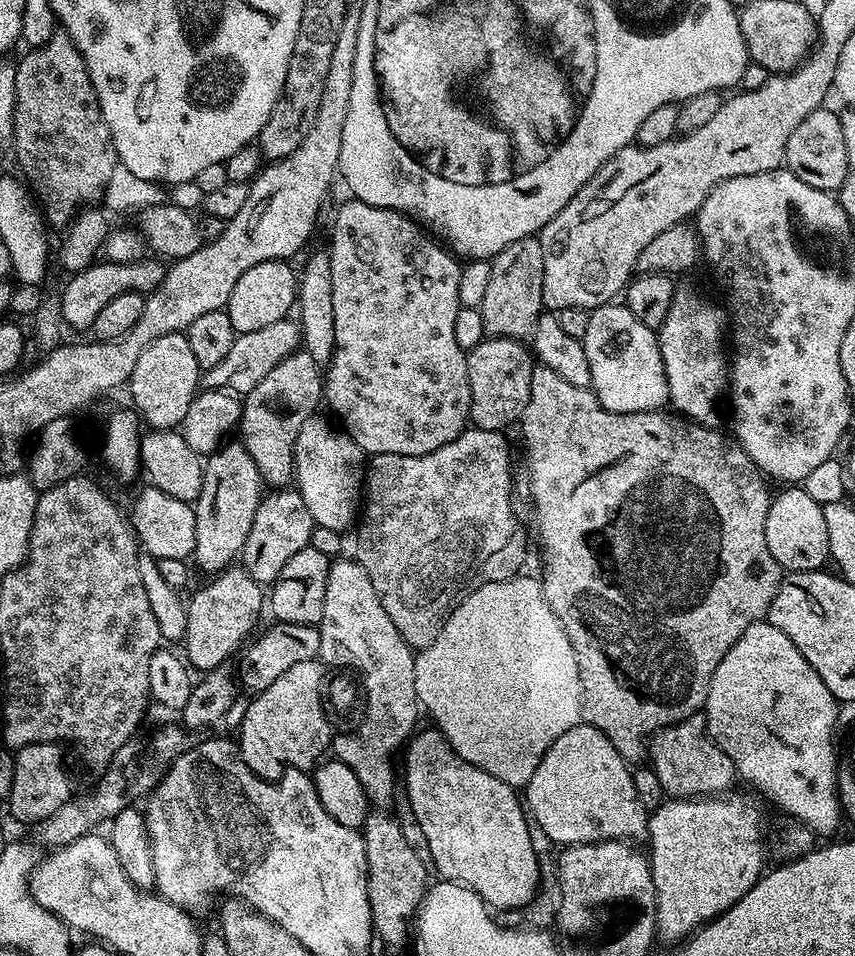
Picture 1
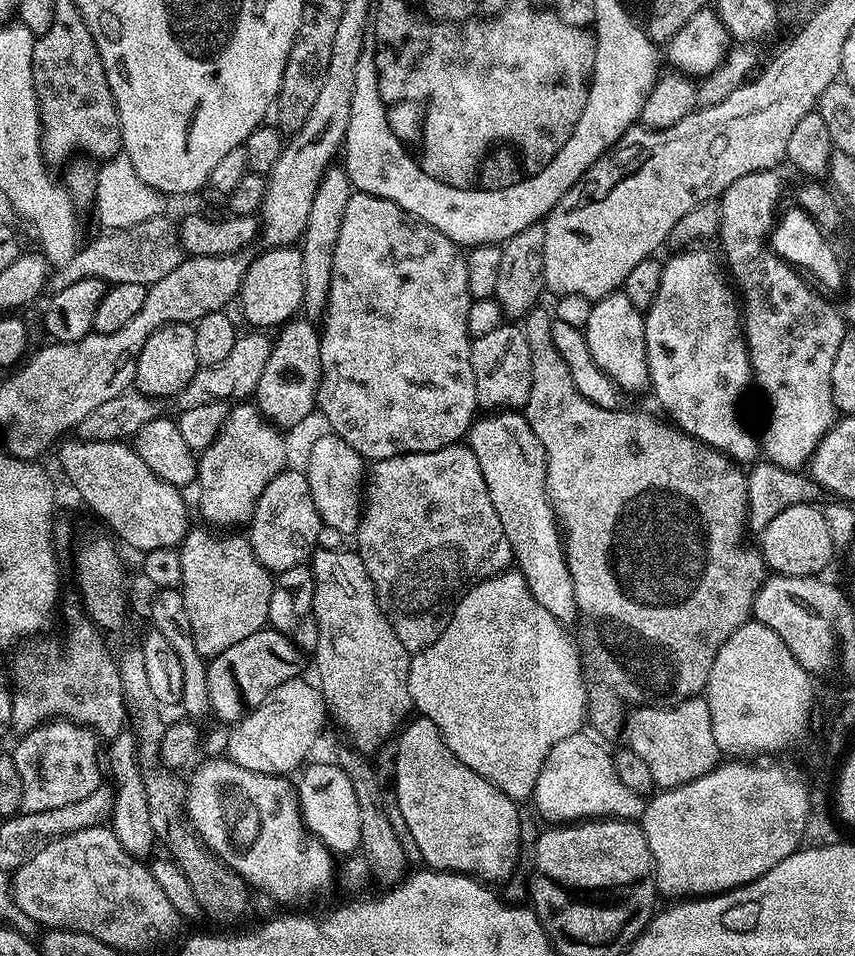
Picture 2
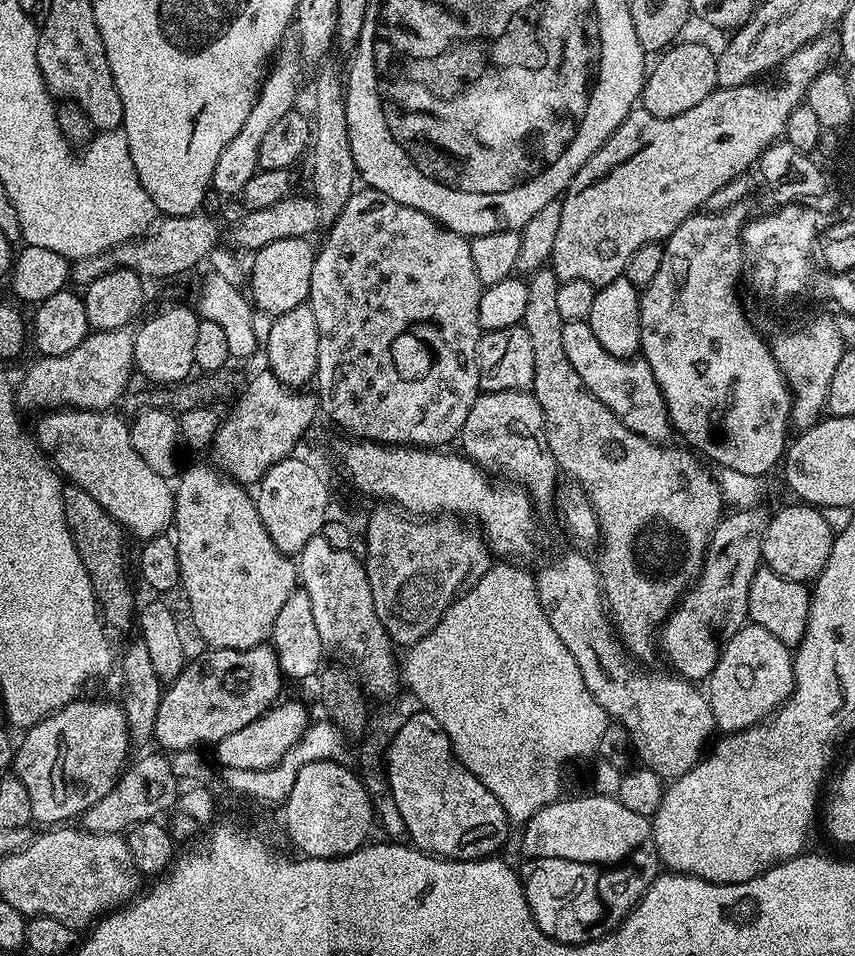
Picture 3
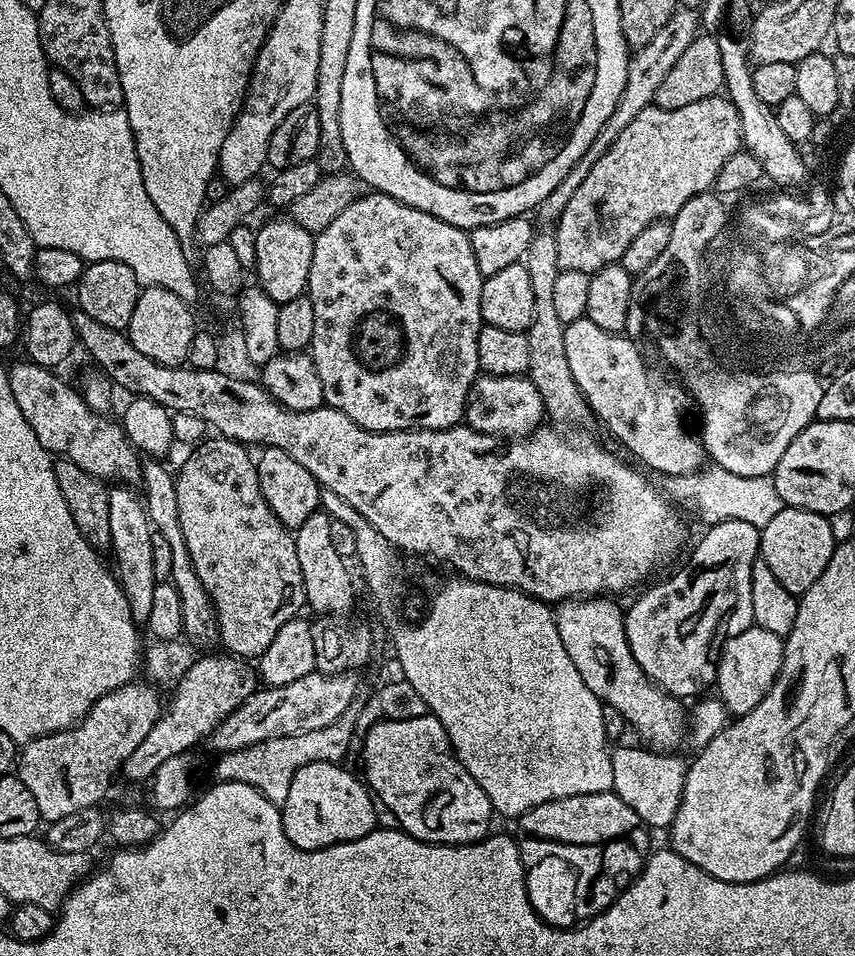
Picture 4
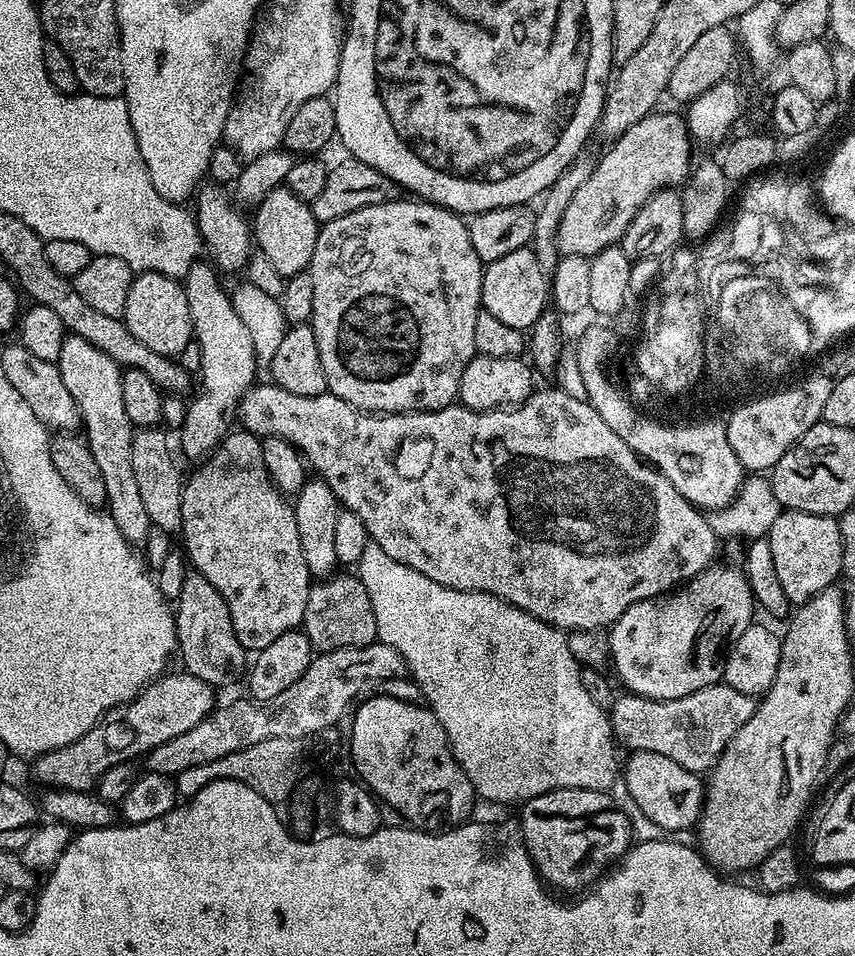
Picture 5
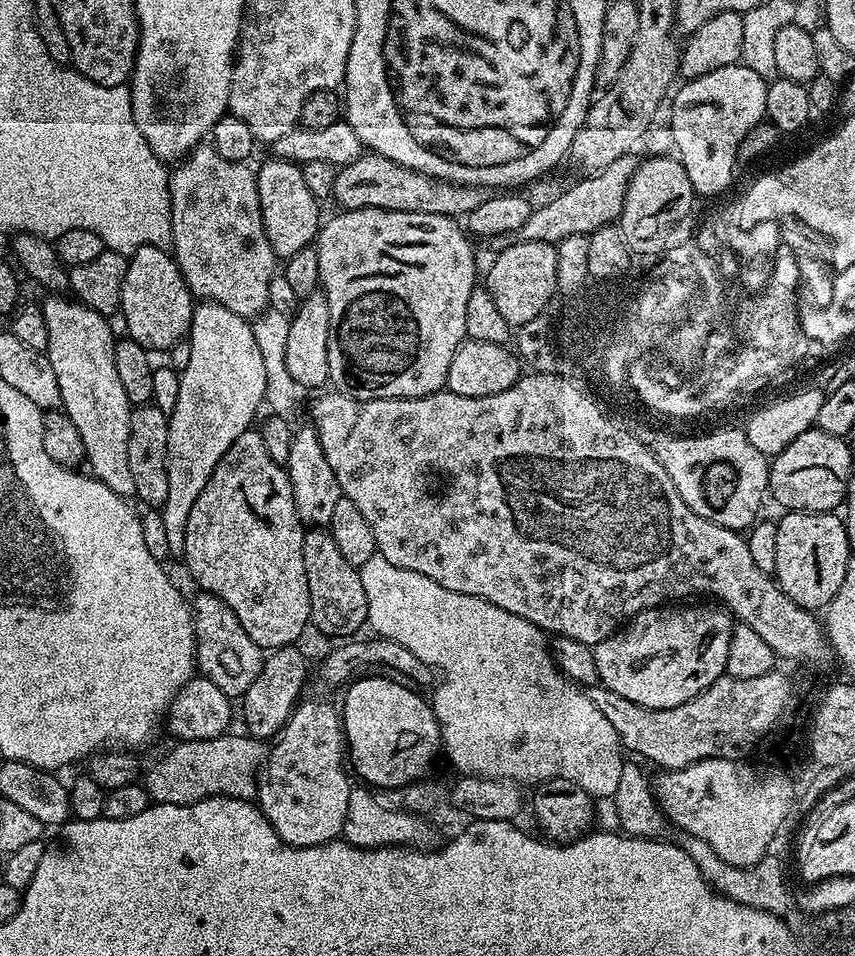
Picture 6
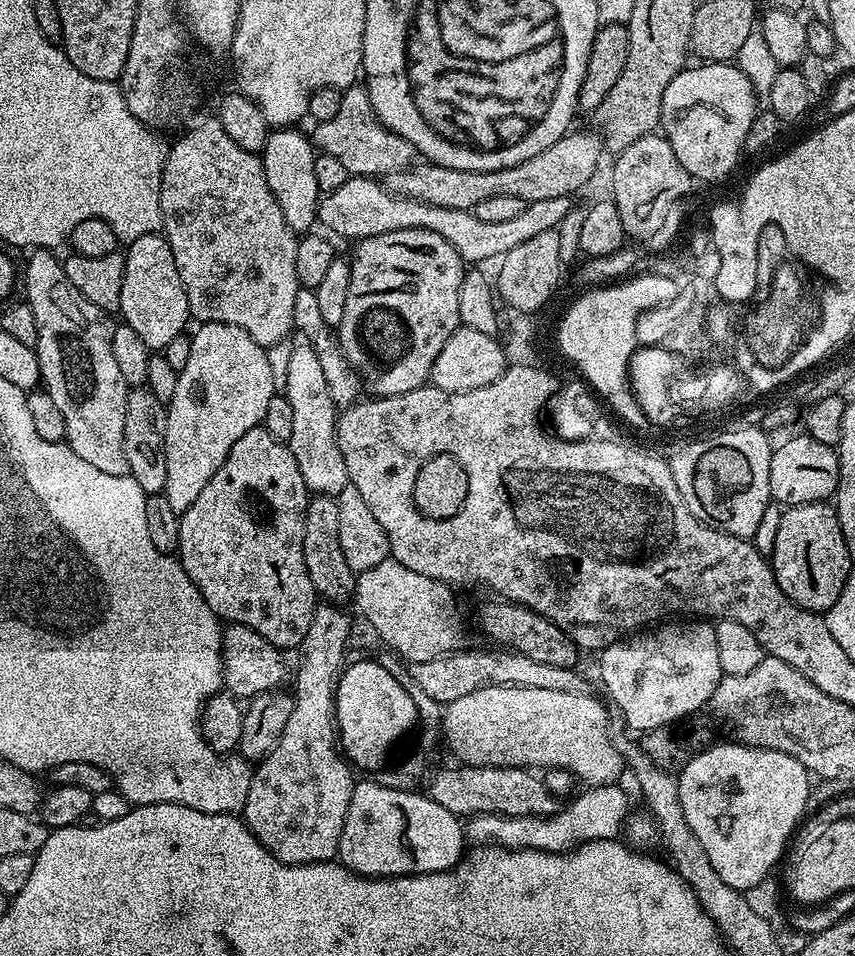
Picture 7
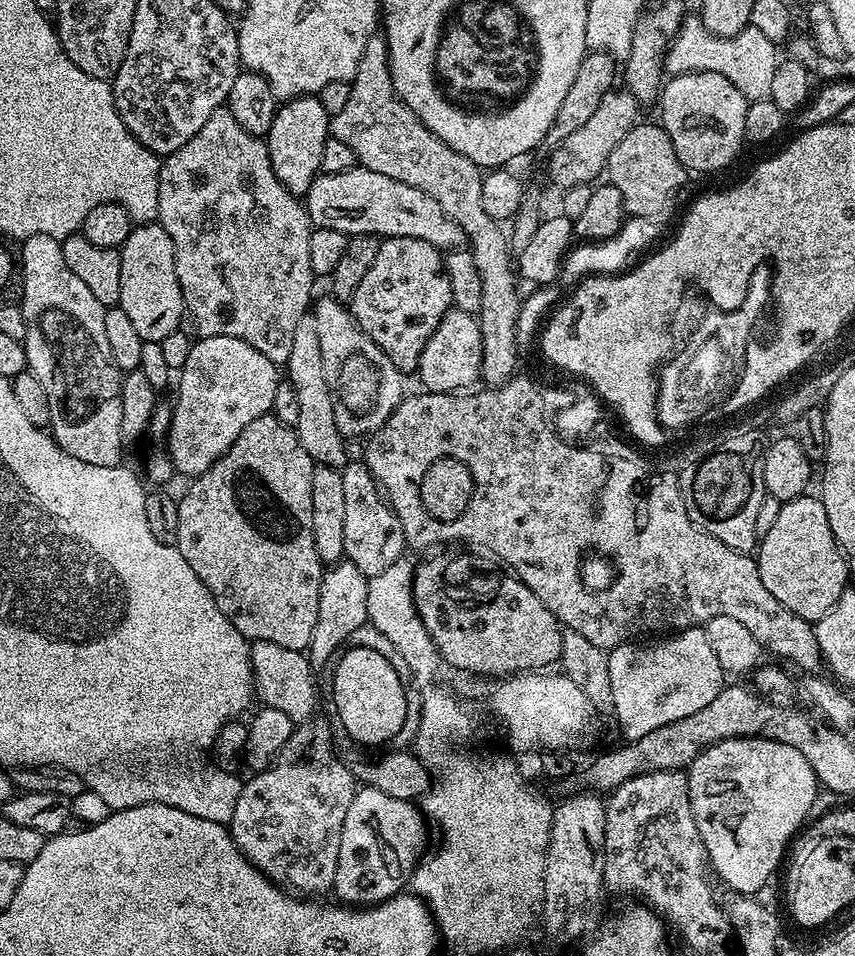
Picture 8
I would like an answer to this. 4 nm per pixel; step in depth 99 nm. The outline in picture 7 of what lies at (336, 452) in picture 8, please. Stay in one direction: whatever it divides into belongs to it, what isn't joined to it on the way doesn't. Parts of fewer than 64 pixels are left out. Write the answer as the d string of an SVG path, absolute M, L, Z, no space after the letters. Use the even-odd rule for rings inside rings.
M307 342L295 345L287 363L286 383L282 394L294 406L294 431L290 433L287 446L298 462L302 482L306 482L309 493L317 496L336 497L348 485L346 462L336 441L336 417L338 405L331 398L330 387L322 372L318 354Z

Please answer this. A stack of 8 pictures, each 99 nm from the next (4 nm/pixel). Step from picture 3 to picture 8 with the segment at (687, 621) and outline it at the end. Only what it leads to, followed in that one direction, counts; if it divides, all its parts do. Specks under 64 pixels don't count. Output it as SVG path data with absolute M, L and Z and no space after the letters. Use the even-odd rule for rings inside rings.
M703 627L685 628L667 638L660 638L657 644L652 644L647 648L644 642L629 642L619 644L617 648L608 652L608 665L610 666L610 690L614 690L614 710L616 711L615 727L620 727L620 732L625 741L642 738L642 734L650 734L650 730L658 730L658 726L666 726L666 722L678 722L678 718L690 718L690 714L695 714L697 710L702 710L702 706L707 706L713 698L718 698L720 689L725 687L726 674L722 666L718 666L718 658L714 655L714 650L710 647L710 642L706 638Z

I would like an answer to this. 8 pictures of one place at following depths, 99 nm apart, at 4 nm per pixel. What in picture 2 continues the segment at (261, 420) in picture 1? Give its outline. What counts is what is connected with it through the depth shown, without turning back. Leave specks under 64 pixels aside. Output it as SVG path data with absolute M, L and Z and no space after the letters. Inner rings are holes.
M293 318L275 333L274 343L270 350L270 359L266 361L266 370L262 370L262 378L258 378L258 386L254 393L254 403L267 420L277 428L289 430L300 424L316 408L316 391L320 385L320 333L317 325L308 318Z

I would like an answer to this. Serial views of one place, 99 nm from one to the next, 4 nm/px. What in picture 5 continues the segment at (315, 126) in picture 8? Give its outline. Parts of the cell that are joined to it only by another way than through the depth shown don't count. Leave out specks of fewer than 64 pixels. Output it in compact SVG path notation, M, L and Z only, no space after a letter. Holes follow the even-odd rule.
M275 188L262 203L255 205L254 244L259 255L267 259L280 277L296 276L307 269L314 254L314 242L318 225L309 205L291 188ZM260 248L260 250L259 250Z

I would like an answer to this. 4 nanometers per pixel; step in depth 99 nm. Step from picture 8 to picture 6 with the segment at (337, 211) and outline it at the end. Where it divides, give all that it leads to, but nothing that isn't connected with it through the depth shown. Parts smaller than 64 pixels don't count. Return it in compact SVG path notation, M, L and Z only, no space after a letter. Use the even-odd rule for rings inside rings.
M629 154L618 158L618 162L610 162L606 170L585 175L584 180L569 186L560 192L549 204L533 207L530 218L526 218L526 226L518 233L519 239L541 240L544 243L557 245L561 240L571 236L588 236L594 230L604 227L620 219L620 211L626 198L628 184L636 172L637 157Z

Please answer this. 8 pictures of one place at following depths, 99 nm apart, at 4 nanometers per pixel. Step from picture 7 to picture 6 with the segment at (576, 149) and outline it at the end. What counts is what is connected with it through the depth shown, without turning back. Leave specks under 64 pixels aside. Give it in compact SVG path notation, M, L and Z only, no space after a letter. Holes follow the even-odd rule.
M362 154L353 164L341 164L334 178L333 201L340 203L341 209L353 212L363 208L381 208L391 212L413 212L414 214L442 214L453 218L467 218L481 202L486 202L489 189L469 184L451 184L449 180L439 180L410 170L385 156Z

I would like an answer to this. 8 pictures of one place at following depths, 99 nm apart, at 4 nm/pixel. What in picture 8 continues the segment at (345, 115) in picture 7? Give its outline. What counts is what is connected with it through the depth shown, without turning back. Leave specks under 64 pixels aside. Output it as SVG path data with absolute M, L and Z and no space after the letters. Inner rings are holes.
M377 34L366 42L366 50L362 54L362 62L358 62L358 70L351 78L350 99L338 115L331 117L330 135L338 138L338 142L350 146L354 150L359 167L374 170L374 174L386 174L386 178L394 178L398 182L406 182L406 186L414 186L442 206L444 214L458 226L462 226L464 239L474 258L474 266L478 266L478 278L482 280L482 306L478 313L481 330L481 366L480 380L485 385L495 386L505 384L507 380L517 375L515 330L522 301L521 294L516 293L517 273L514 271L514 256L510 251L510 236L502 229L501 221L490 218L482 210L482 182L484 177L480 165L470 162L456 150L450 150L442 138L438 138L428 129L417 116L400 101L392 88L392 75L388 69L388 42L383 35Z

